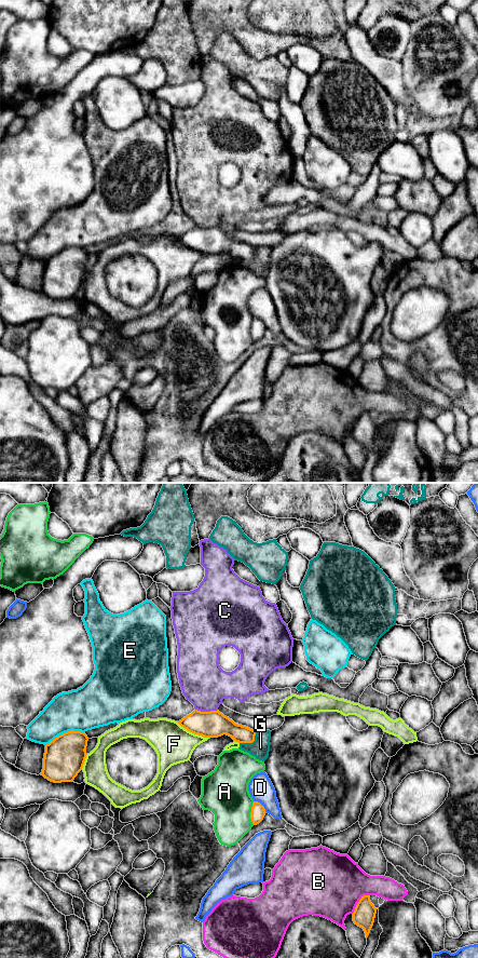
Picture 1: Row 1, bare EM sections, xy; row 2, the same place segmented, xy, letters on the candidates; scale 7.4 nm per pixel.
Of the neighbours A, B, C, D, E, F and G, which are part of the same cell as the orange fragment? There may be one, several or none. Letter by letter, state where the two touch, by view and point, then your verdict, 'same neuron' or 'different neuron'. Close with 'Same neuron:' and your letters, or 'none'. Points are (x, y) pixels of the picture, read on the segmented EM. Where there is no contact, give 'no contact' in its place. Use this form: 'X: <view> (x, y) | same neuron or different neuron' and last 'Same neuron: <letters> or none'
A: xy (250, 813) | different neuron
B: xy (358, 902) | different neuron
C: xy (206, 712) | different neuron
D: xy (261, 805) | different neuron
E: xy (65, 732) | different neuron
F: xy (193, 732) | different neuron
G: xy (250, 742) | different neuron
Same neuron: none

